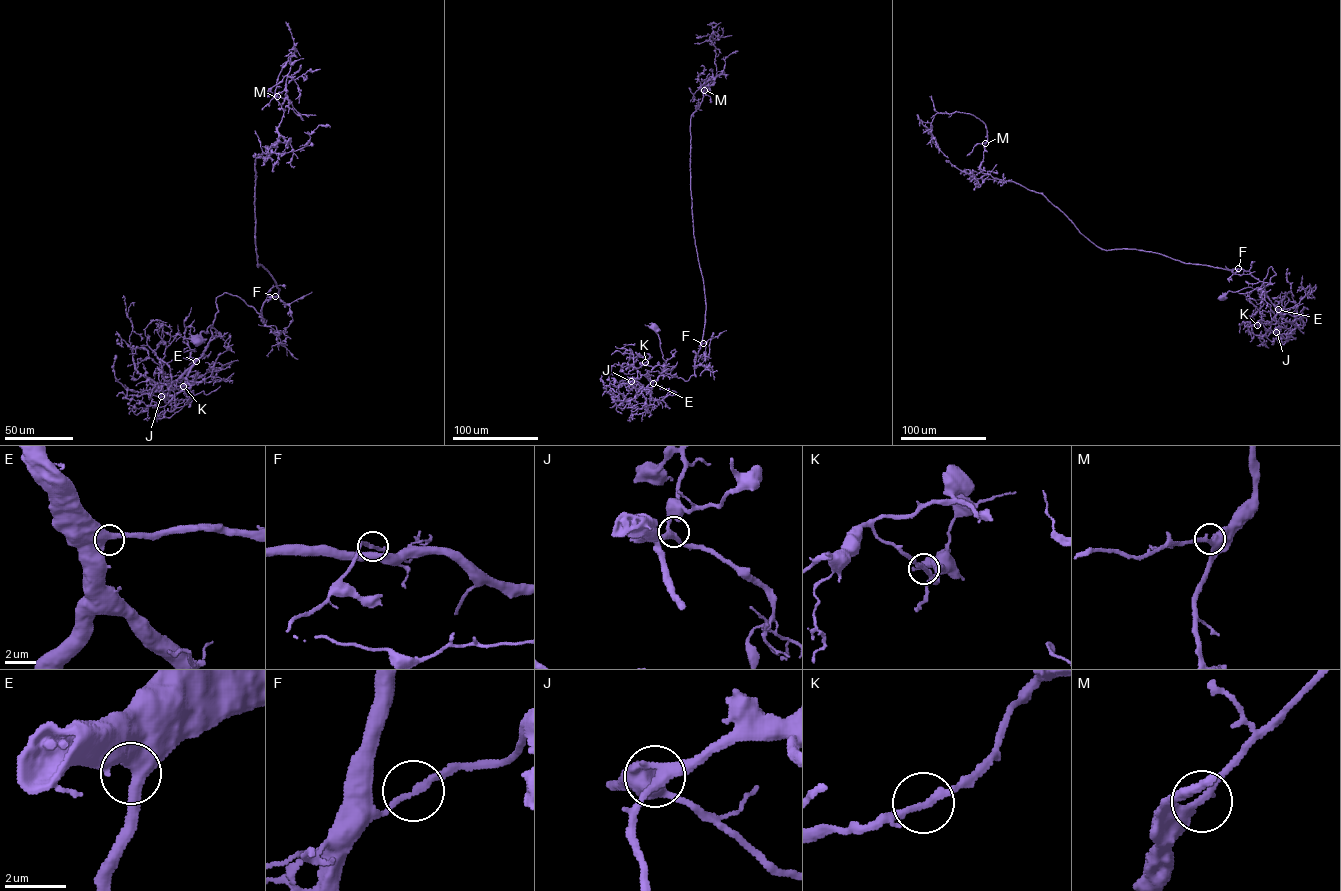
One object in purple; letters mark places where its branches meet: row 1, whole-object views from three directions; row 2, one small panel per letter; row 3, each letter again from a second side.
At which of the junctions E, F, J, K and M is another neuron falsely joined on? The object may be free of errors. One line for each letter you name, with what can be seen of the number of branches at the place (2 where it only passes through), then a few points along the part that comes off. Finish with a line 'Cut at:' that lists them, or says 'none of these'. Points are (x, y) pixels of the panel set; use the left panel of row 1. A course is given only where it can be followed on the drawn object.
Cut at: none of these

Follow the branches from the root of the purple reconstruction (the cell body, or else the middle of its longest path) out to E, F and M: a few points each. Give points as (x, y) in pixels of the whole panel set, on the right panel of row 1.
E: (1222, 297), (1228, 291), (1250, 287), (1263, 293), (1278, 309)
F: (1222, 297), (1228, 291), (1249, 287), (1268, 297), (1263, 280), (1271, 266), (1276, 274), (1271, 284), (1238, 269)
M: (1222, 297), (1268, 297), (1276, 273), (1101, 249), (1042, 194), (983, 173), (985, 143)

